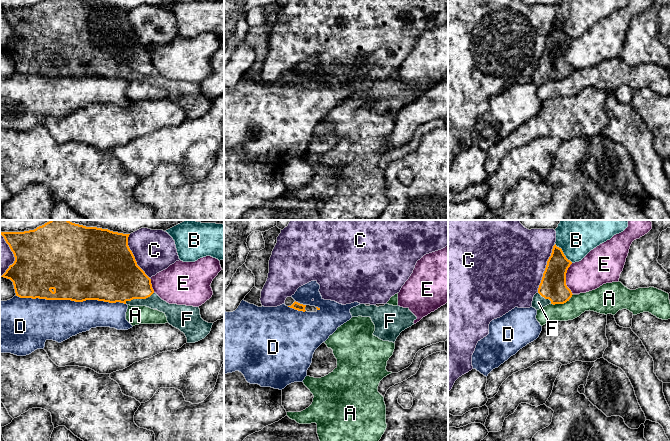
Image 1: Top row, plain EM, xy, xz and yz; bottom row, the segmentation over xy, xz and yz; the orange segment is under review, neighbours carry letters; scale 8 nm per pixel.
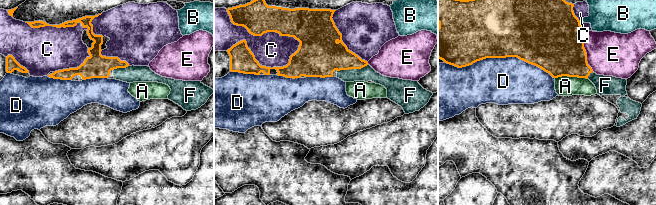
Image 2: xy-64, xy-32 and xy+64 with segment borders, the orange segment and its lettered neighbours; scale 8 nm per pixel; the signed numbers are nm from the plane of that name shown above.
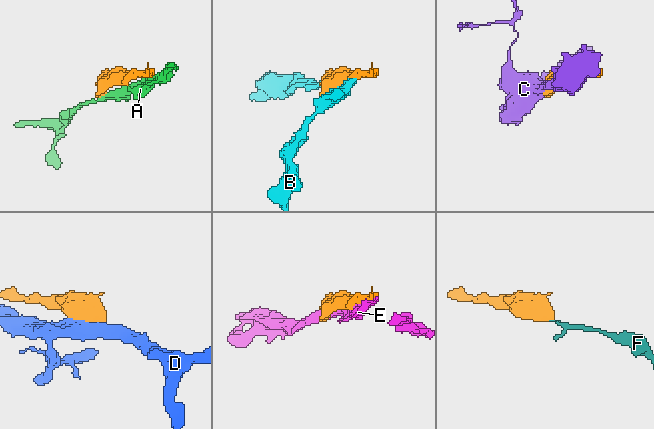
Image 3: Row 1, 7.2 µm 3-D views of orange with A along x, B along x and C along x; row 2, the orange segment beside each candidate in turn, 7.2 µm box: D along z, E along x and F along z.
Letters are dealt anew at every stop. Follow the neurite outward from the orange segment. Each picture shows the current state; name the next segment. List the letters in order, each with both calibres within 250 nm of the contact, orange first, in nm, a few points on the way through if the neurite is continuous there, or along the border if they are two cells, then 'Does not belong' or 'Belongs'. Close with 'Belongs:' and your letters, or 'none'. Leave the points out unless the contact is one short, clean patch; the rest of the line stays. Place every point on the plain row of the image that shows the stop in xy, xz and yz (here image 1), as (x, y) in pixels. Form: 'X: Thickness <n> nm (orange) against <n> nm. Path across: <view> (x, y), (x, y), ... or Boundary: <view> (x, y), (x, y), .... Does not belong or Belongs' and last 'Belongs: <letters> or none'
A: Thickness 220 nm (orange) against 160 nm. Does not belong
B: Thickness 200 nm (orange) against 280 nm. Does not belong
C: Thickness 220 nm (orange) against 500 nm. Does not belong
D: Thickness 500 nm (orange) against 340 nm. Does not belong
E: Thickness 220 nm (orange) against 260 nm. Does not belong
F: Thickness 400 nm (orange) against 110 nm. Path across: xy (116, 53), (139, 74), (148, 74), (154, 77). Belongs
Belongs: F

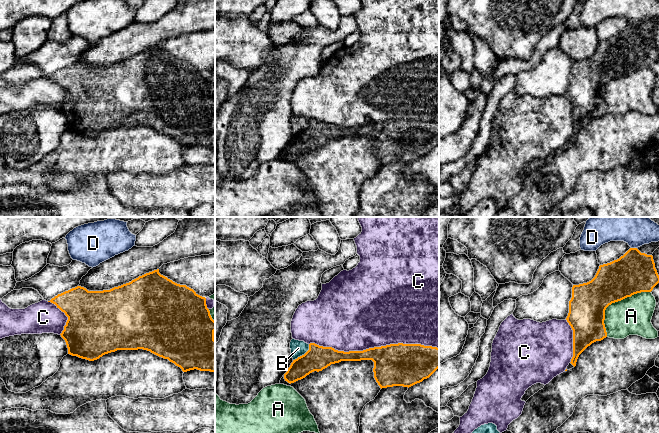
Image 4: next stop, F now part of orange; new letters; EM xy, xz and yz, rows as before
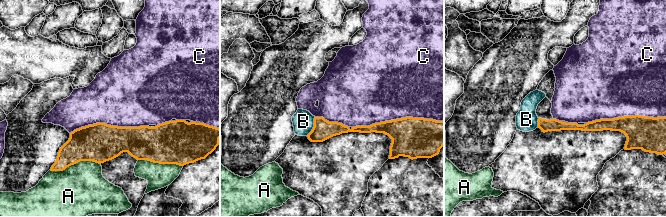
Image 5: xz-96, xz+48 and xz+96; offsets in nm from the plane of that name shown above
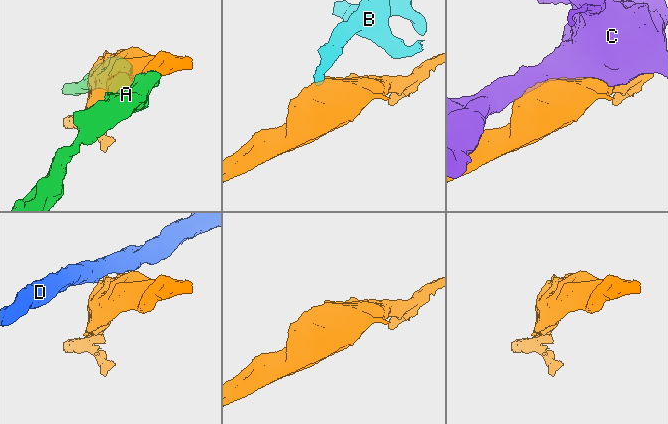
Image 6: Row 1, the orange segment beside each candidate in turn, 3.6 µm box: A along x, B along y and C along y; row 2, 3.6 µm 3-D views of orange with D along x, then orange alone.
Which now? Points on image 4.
A: Thickness 320 nm (orange) against 300 nm. Does not belong
B: Thickness 200 nm (orange) against 130 nm. Boundary: xz (309, 120), (309, 124), (293, 136). Does not belong
C: Thickness 340 nm (orange) against 500 nm. Does not belong
D: Thickness 340 nm (orange) against 190 nm. Boundary: yz (631, 23), (636, 24). Does not belong
Belongs: none

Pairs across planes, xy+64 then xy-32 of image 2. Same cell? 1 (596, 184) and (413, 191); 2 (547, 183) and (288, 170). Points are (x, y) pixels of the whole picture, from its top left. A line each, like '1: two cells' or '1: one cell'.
1: one cell
2: one cell

